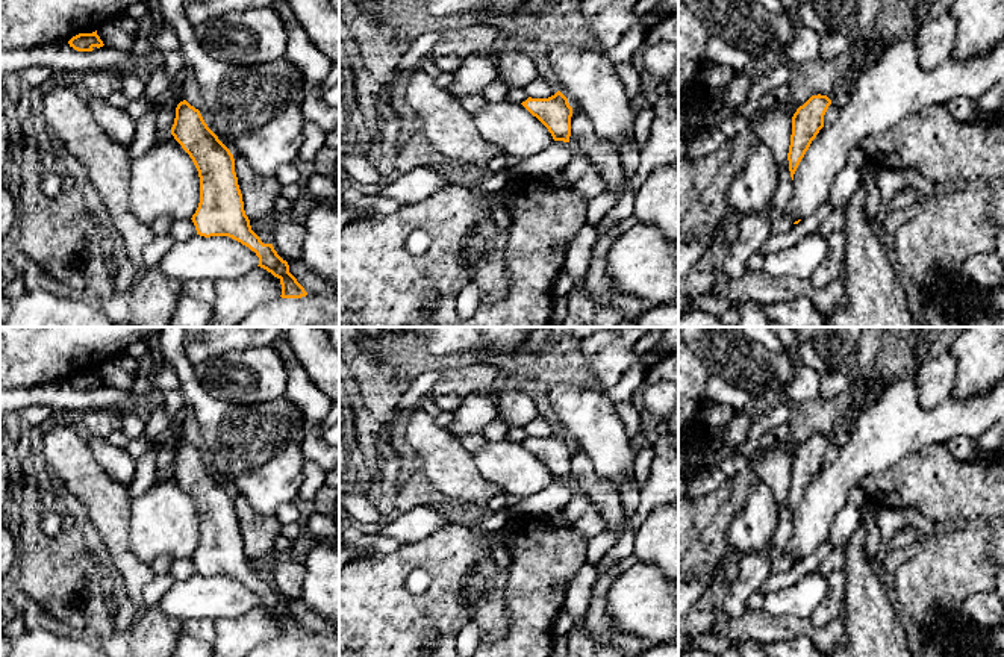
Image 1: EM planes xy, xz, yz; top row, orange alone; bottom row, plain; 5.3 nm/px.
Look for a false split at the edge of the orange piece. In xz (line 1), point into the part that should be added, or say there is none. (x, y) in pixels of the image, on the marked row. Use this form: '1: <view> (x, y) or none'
1: none

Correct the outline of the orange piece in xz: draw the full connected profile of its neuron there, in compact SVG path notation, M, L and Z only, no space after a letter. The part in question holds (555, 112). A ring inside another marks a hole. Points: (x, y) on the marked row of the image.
M560 91L548 98L529 97L521 104L548 129L554 141L569 142L572 107Z

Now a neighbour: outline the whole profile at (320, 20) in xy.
M288 0L309 39L327 58L339 62L339 12L329 0Z

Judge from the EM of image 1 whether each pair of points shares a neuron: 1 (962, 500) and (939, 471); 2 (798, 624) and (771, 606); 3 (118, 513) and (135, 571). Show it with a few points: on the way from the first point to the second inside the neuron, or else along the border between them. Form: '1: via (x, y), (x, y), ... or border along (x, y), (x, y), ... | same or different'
1: via (954, 492), (941, 479) | same
2: border along (762, 609), (771, 615), (794, 615), (807, 619) | different
3: via (118, 527), (118, 548), (123, 557) | same

